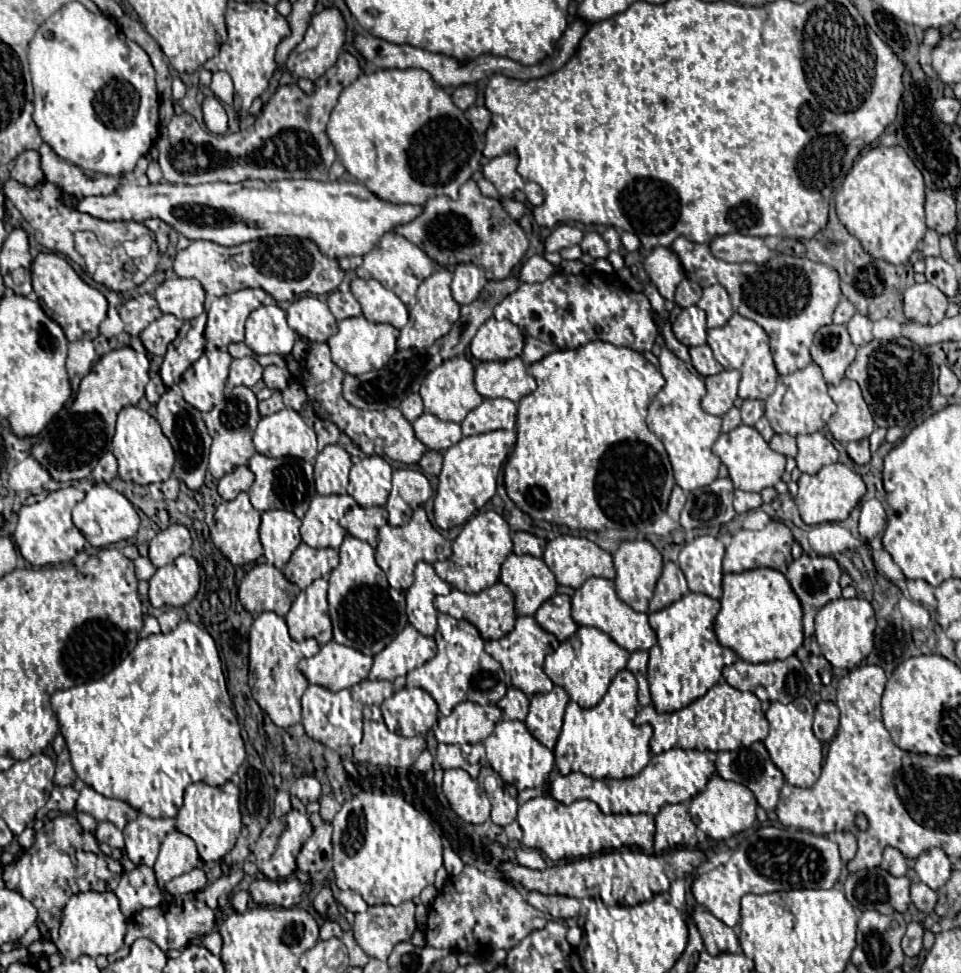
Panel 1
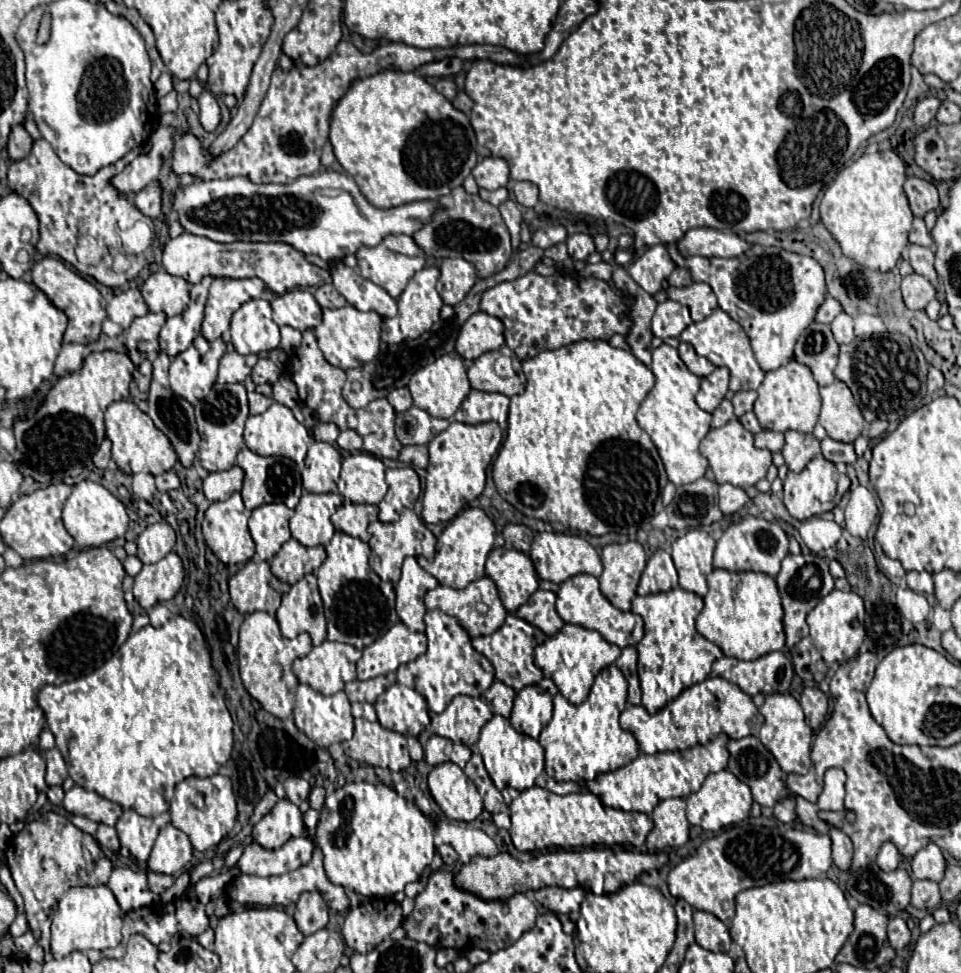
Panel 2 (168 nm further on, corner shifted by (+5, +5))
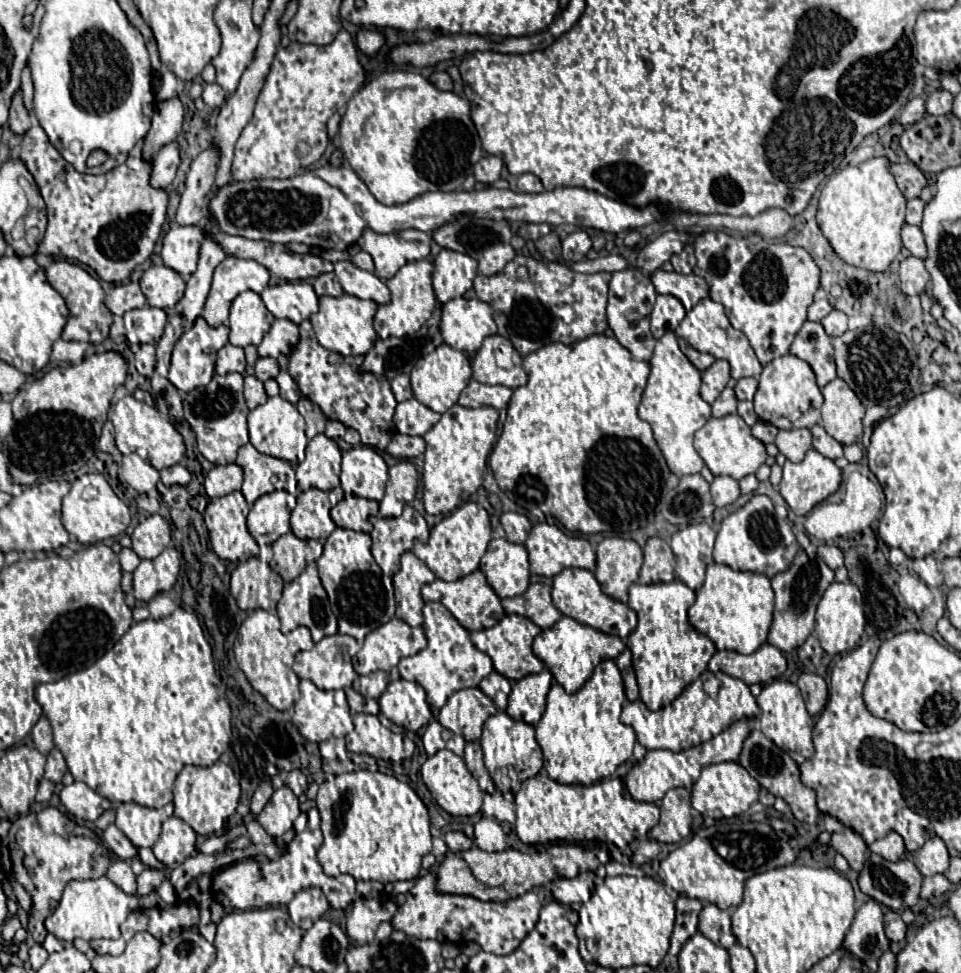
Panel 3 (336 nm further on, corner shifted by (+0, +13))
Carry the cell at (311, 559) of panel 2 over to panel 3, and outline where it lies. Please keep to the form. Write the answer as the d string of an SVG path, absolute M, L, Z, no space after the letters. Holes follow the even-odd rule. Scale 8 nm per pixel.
M288 532L280 536L276 544L272 544L272 550L272 570L278 572L284 582L292 582L309 563L318 560L318 556L322 554L322 544L314 539L300 540L292 532Z

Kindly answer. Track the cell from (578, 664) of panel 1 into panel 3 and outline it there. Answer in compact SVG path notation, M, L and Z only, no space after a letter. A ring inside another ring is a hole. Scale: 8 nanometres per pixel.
M562 616L552 628L542 630L532 644L532 652L544 662L544 666L552 672L556 682L568 694L582 688L582 684L592 676L592 670L598 662L602 662L606 658L614 660L616 656L620 656L624 652L624 648L626 648L626 644L618 636L610 636L610 634L604 634L590 626L578 624L574 618L568 618L568 616Z

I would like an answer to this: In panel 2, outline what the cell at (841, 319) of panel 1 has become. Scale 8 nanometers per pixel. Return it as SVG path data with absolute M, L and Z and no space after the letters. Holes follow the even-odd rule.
M827 296L825 298L825 302L821 304L821 308L819 308L819 312L817 312L817 322L823 322L823 324L831 324L831 320L841 312L843 308L841 308L841 304L835 300L835 298L831 298L831 296Z

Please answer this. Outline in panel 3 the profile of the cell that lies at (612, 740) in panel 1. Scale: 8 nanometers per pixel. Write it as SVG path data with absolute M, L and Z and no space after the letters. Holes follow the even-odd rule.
M602 660L586 684L574 694L566 694L560 684L552 684L544 716L536 724L536 740L544 754L544 768L552 780L588 786L612 776L622 762L632 758L636 734L620 722L624 700L622 676L614 660Z

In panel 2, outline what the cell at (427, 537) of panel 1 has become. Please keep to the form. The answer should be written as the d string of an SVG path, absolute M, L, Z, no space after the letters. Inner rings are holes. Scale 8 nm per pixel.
M403 508L401 518L393 524L383 524L379 520L373 522L369 526L369 534L371 534L369 564L379 574L379 578L385 582L393 582L393 584L399 582L401 566L403 566L403 560L407 556L427 556L429 560L431 560L431 556L435 556L437 538L433 536L433 532L423 524L423 520L411 508Z

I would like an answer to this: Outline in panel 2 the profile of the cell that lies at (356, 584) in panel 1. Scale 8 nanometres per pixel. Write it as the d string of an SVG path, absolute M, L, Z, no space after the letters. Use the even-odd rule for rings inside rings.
M335 532L325 546L327 560L317 572L319 592L325 602L325 618L329 640L351 644L359 650L373 644L383 632L399 622L395 612L393 584L385 584L369 566L369 544L345 532Z

